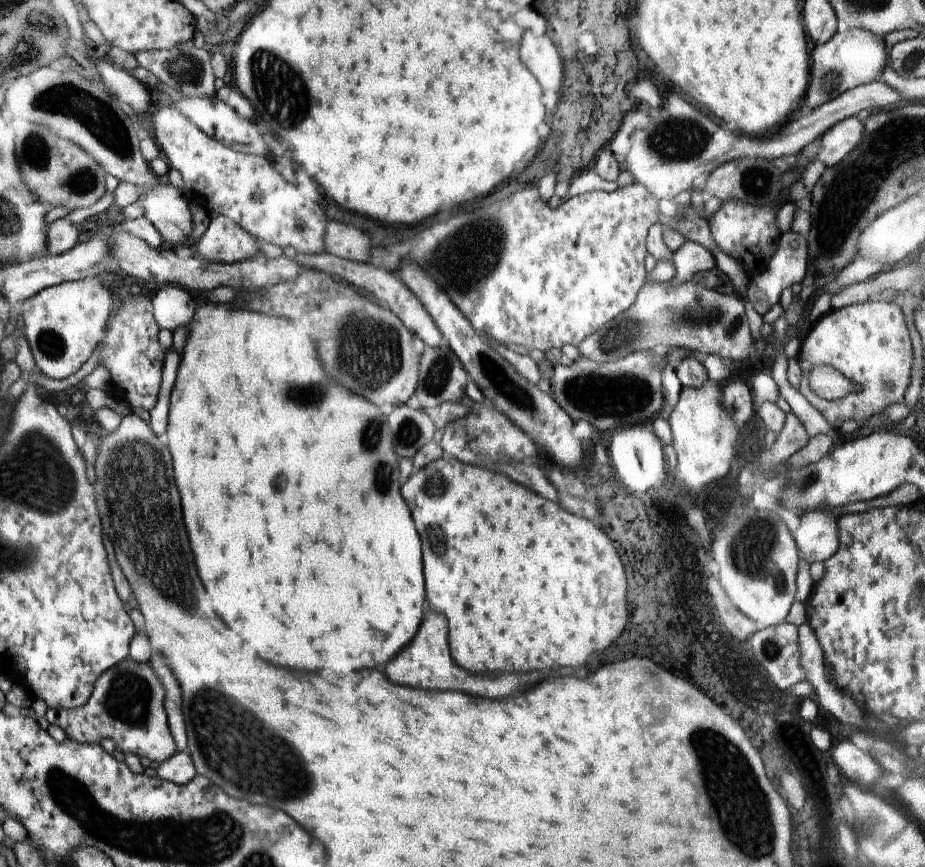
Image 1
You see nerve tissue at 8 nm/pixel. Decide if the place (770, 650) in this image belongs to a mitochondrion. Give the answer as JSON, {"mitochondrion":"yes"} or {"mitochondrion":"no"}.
{"mitochondrion":"yes"}

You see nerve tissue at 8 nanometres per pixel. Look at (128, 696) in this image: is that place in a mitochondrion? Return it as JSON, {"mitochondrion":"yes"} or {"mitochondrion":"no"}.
{"mitochondrion":"yes"}

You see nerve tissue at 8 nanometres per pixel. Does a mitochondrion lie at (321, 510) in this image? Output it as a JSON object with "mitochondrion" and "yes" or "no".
{"mitochondrion":"no"}

